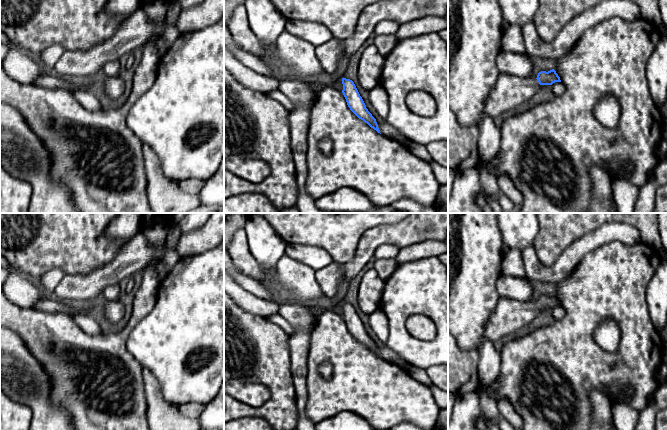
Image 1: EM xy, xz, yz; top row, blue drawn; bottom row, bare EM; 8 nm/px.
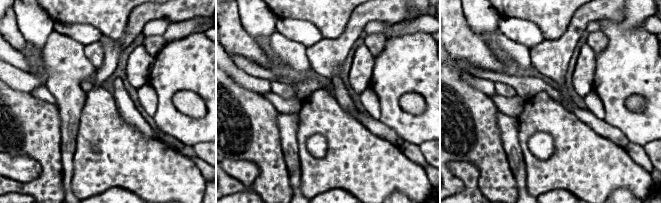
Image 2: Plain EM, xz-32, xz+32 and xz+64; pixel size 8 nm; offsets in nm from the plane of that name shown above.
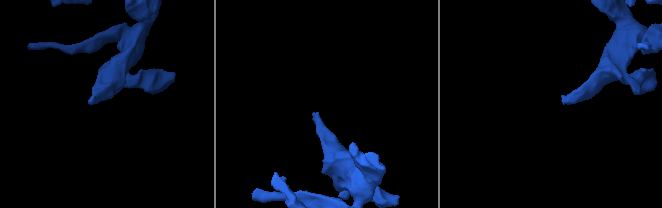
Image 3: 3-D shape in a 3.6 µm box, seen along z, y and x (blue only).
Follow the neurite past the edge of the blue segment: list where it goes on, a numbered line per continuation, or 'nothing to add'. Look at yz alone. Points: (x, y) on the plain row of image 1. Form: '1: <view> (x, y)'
1: yz (510, 315)

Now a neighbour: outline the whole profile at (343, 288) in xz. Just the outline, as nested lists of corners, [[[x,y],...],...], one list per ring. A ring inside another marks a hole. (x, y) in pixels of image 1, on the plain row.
[[[343,281],[340,284],[337,295],[334,298],[330,299],[332,306],[335,306],[343,302],[346,293],[348,291],[348,288],[349,288],[349,283],[347,281]]]

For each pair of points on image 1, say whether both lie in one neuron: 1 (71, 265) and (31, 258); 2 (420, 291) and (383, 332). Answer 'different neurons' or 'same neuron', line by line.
1: same neuron
2: different neurons

